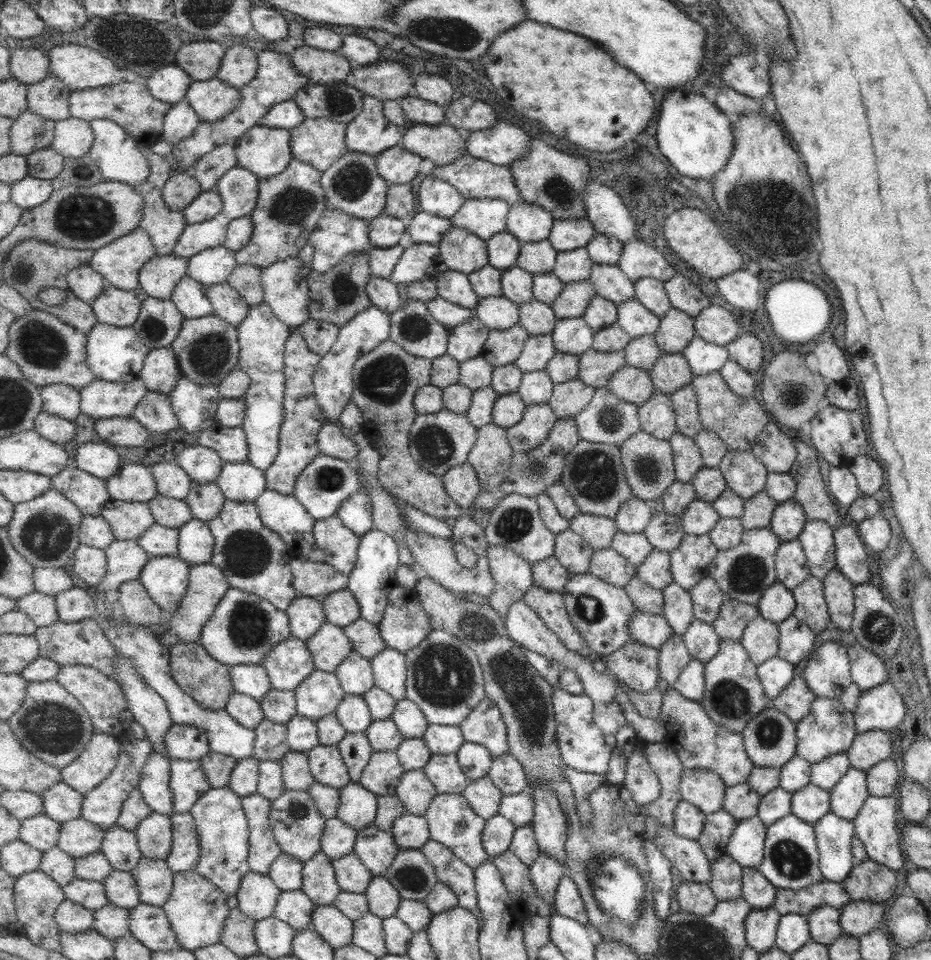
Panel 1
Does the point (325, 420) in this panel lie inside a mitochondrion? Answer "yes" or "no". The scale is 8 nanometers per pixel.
no

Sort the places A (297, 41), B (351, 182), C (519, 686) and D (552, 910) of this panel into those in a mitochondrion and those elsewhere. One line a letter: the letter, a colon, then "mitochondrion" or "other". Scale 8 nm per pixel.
A: other
B: mitochondrion
C: mitochondrion
D: other

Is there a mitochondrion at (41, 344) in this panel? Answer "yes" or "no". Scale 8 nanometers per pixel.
yes

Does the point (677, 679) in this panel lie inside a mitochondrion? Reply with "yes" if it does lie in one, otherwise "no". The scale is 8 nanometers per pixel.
no

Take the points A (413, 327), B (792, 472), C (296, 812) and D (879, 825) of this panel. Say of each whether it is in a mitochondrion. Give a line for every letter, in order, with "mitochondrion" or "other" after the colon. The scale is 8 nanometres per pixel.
A: mitochondrion
B: other
C: mitochondrion
D: other

